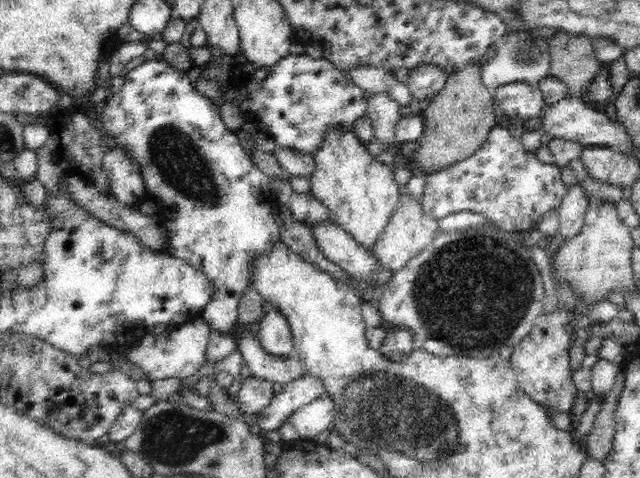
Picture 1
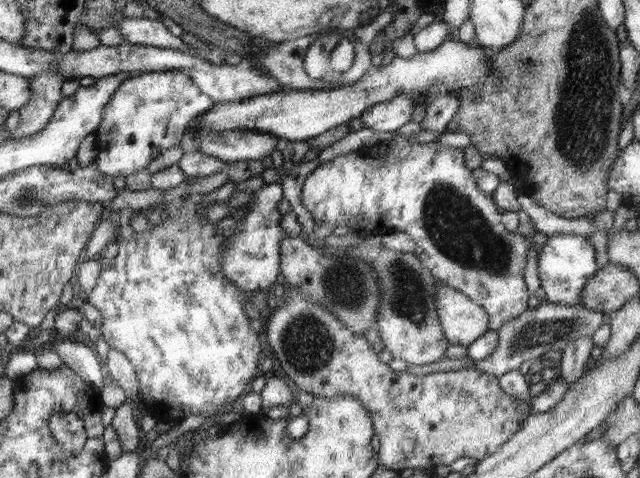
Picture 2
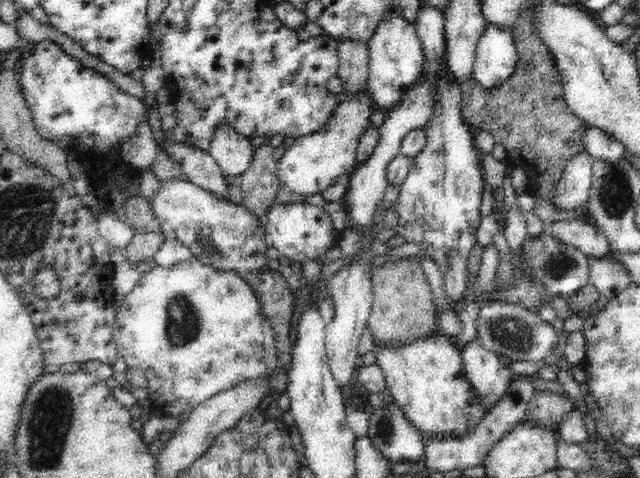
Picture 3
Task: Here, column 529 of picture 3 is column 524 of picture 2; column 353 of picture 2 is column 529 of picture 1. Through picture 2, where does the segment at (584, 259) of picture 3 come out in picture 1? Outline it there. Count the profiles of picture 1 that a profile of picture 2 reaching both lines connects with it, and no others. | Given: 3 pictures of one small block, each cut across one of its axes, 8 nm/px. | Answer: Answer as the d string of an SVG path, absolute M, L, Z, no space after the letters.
M496 125L490 130L486 142L472 156L452 163L446 168L425 176L423 207L425 216L430 219L446 218L458 212L483 214L485 220L499 226L500 231L528 232L537 229L540 220L551 211L558 211L568 188L560 179L560 167L555 163L542 163L536 153L526 150L520 138L515 138L507 128Z

